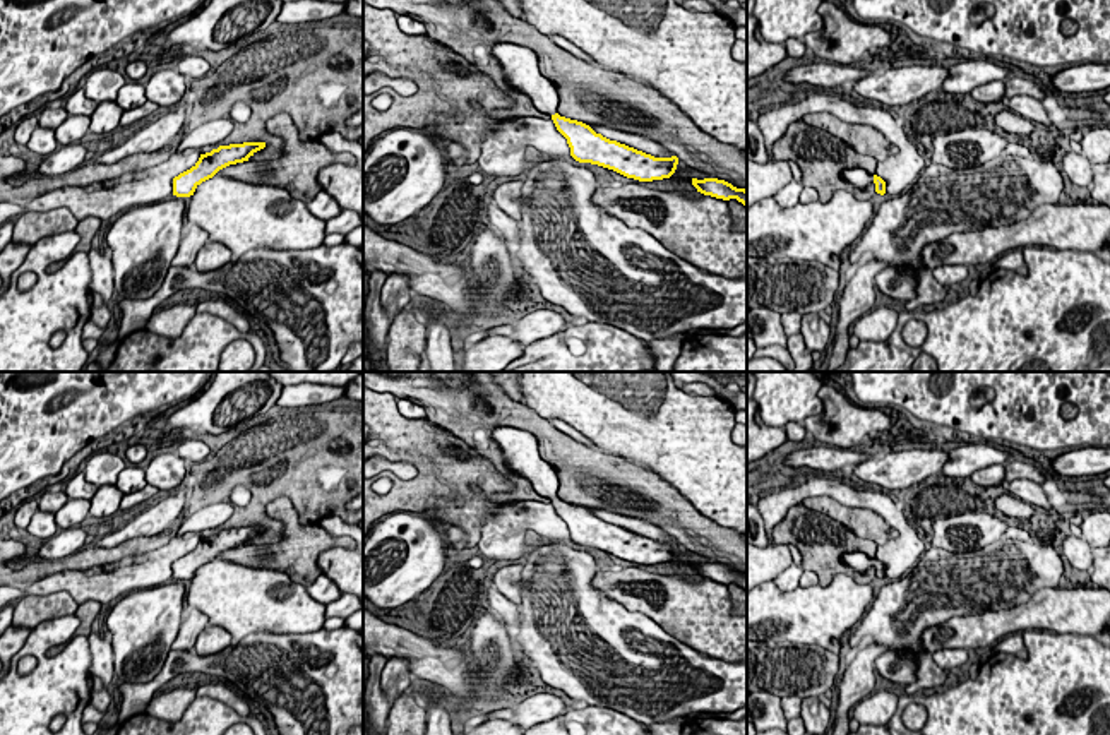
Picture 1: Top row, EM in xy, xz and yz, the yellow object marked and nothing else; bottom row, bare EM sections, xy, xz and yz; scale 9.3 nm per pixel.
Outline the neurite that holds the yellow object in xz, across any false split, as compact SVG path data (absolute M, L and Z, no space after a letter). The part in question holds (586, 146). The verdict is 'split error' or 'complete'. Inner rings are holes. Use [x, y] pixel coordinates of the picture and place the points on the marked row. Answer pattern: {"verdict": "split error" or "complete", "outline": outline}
{"verdict": "split error", "outline": "M497 43L490 48L502 65L507 84L524 93L536 110L552 117L557 130L567 139L570 156L579 163L591 163L613 170L627 178L653 182L670 178L678 158L654 158L617 140L596 134L589 125L557 113L558 94L555 86L541 75L533 50L512 43Z"}

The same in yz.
{"verdict": "split error", "outline": "M846 170L843 171L843 178L860 190L863 190L868 183L874 183L877 194L886 194L886 182L877 175L868 175L865 170Z"}

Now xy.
{"verdict": "complete", "outline": "M243 142L219 146L211 152L200 154L199 161L187 171L173 178L173 195L190 197L195 188L212 178L219 170L248 161L257 151L264 149L266 142Z"}

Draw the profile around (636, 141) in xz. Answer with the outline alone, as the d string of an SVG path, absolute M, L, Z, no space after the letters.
M586 123L586 125L589 125L596 134L601 134L603 137L606 137L610 140L617 140L620 144L625 144L629 147L651 154L654 158L671 158L673 156L663 144L659 144L658 140L653 140L649 137L603 127L603 125L593 125L593 123Z

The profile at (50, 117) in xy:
M65 106L60 108L45 108L38 118L38 125L43 128L58 128L69 117Z

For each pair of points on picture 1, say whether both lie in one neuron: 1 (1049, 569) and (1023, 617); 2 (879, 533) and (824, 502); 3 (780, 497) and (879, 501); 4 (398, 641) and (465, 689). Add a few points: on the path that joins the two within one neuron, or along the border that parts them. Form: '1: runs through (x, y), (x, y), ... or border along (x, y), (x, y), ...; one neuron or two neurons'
1: border along (1057, 586), (1044, 586), (1026, 602), (1002, 609); two neurons
2: runs through (865, 523), (838, 513); one neuron
3: runs through (804, 490), (838, 489), (855, 497); one neuron
4: runs through (415, 648), (447, 672); one neuron

